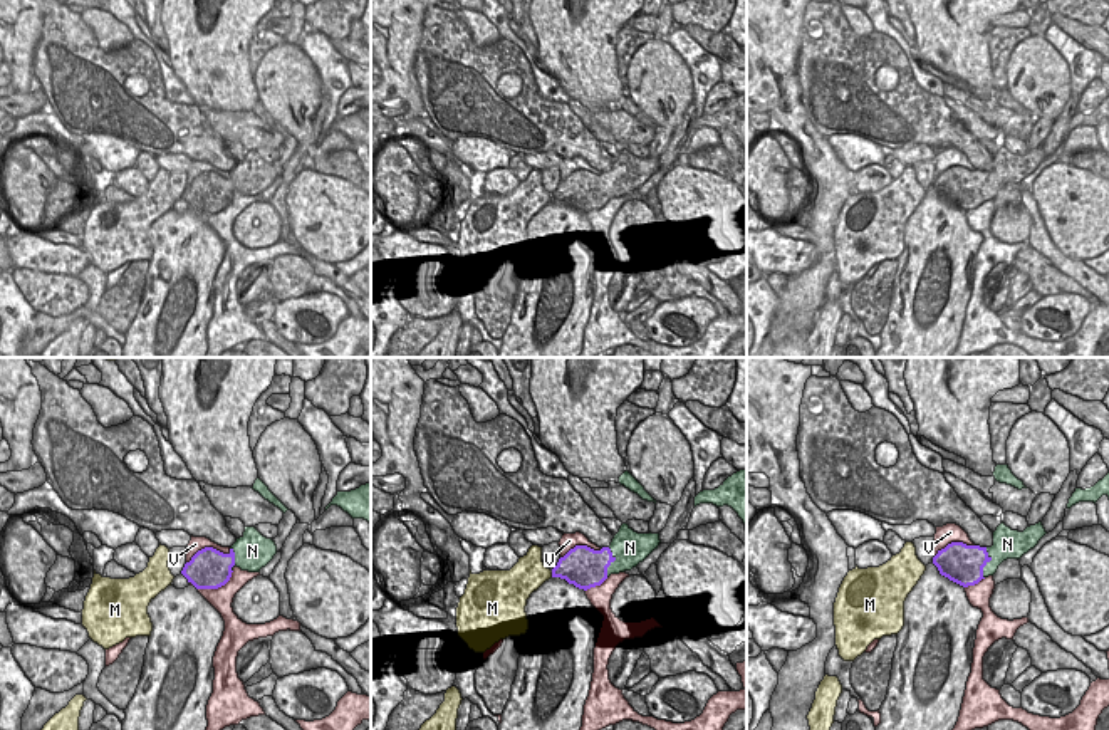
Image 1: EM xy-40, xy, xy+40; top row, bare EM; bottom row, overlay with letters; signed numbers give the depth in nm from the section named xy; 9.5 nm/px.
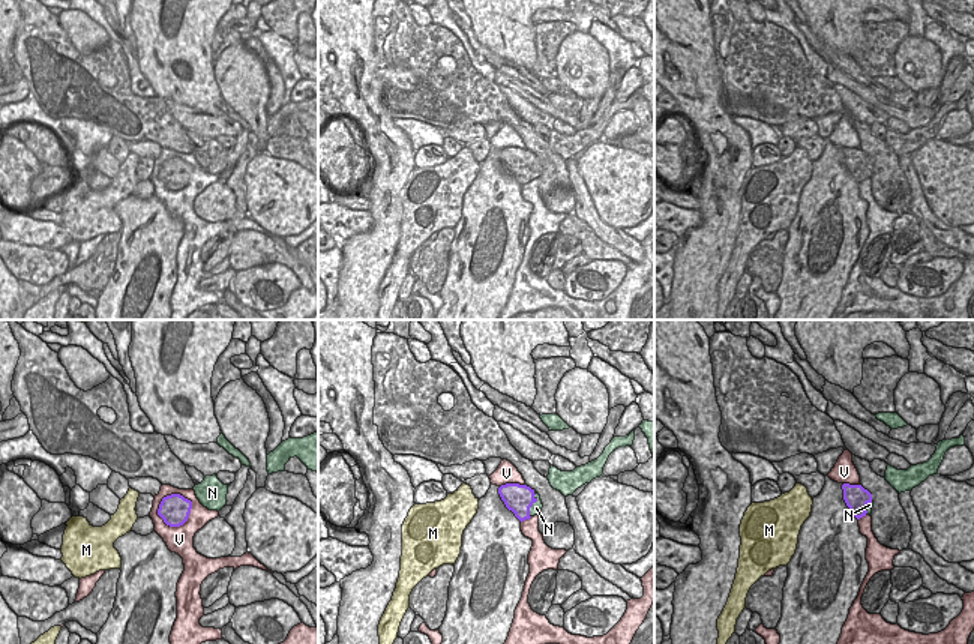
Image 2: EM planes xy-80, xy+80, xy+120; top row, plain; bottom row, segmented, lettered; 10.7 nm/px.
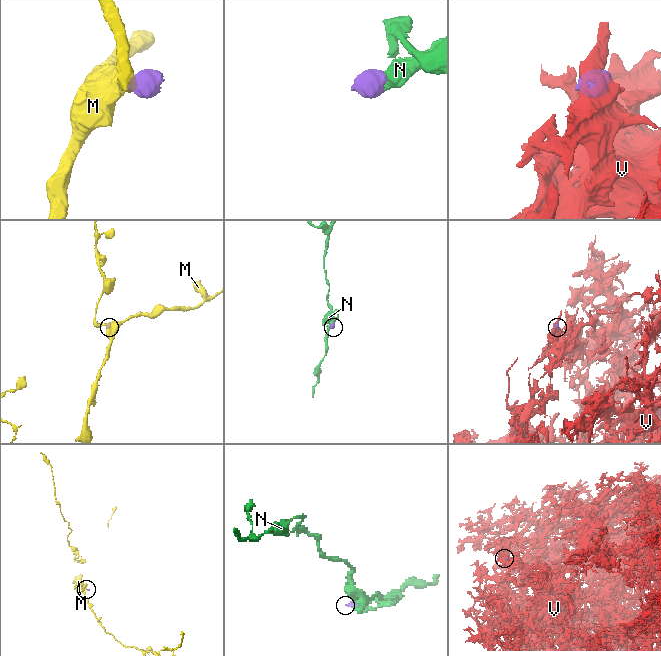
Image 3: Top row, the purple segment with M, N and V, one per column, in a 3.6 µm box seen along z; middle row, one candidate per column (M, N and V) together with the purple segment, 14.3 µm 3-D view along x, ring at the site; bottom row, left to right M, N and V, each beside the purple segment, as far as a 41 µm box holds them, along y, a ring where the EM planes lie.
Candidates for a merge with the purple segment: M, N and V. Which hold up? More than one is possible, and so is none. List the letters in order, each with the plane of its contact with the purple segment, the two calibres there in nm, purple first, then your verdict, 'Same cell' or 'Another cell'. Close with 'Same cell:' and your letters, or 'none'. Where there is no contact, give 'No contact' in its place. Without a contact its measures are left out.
M: Touches purple in xy. Thickness 340 nm (purple) against 320 nm. Another cell
N: Touches purple in xy+40. Thickness 380 nm (purple) against 280 nm. Another cell
V: Touches purple in xy-40. Thickness 380 nm (purple) against 130 nm. Another cell
Same cell: none.

